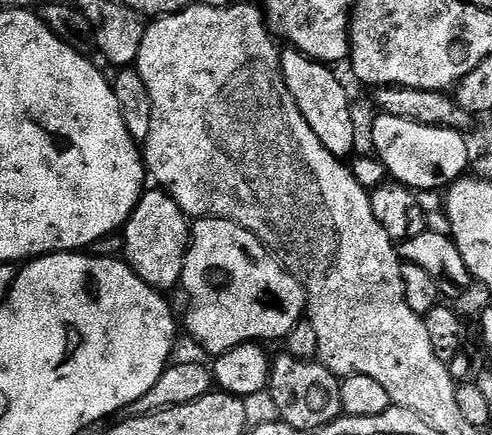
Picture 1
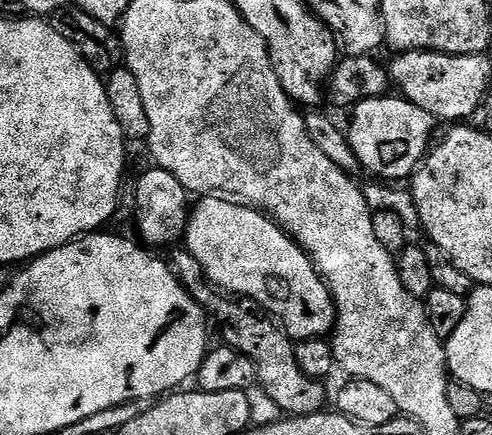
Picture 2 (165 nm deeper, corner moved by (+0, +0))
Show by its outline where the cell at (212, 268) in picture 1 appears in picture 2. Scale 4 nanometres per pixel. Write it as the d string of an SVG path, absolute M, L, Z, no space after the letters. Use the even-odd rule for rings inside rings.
M206 196L191 209L186 233L186 247L204 267L204 275L225 293L247 298L260 305L269 317L275 318L293 341L324 338L336 323L336 304L323 278L316 273L312 259L287 236L274 221L250 208L219 196Z

